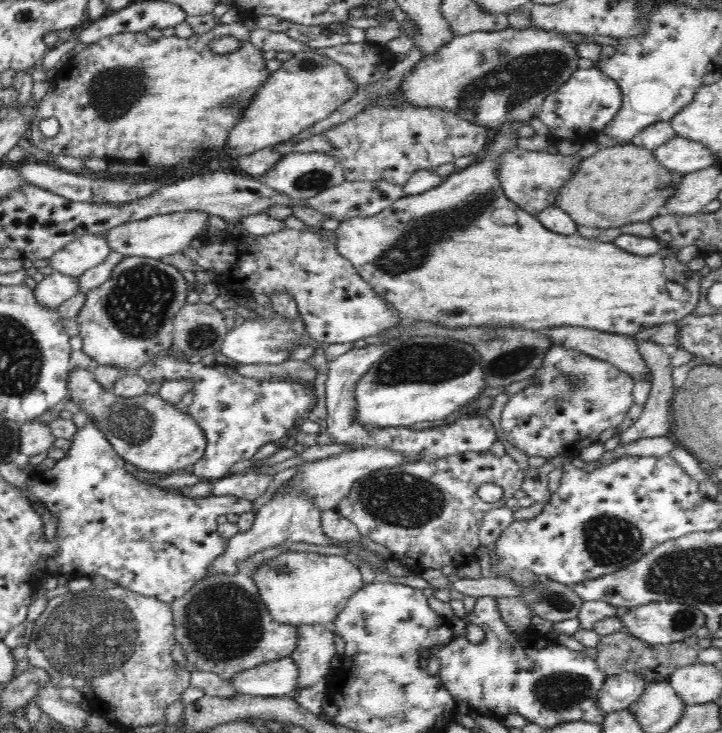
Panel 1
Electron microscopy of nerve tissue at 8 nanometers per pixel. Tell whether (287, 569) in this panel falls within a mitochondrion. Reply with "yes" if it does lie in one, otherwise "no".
yes

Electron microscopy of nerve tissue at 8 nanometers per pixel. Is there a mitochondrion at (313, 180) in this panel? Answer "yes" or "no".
yes

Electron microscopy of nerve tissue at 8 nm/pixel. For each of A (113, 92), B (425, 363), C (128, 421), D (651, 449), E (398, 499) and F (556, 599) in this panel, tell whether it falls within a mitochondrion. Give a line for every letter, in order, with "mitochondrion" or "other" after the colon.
A: mitochondrion
B: mitochondrion
C: mitochondrion
D: other
E: mitochondrion
F: mitochondrion

